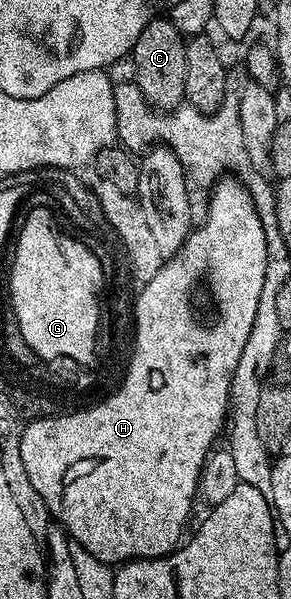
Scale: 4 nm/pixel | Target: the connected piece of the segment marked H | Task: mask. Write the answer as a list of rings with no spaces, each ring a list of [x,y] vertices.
[[[224,177],[218,180],[210,191],[211,200],[207,203],[207,216],[204,217],[203,224],[200,227],[198,224],[187,236],[187,240],[176,249],[174,255],[163,262],[161,269],[157,269],[157,277],[153,277],[153,281],[138,288],[139,293],[135,301],[139,305],[140,344],[139,355],[133,360],[130,381],[107,403],[107,407],[93,409],[91,415],[75,415],[67,418],[67,423],[39,423],[33,430],[27,431],[27,435],[31,437],[27,441],[27,473],[33,489],[41,493],[41,501],[45,501],[52,520],[62,527],[80,548],[108,565],[122,565],[132,559],[162,559],[164,555],[171,554],[180,546],[184,538],[183,526],[191,515],[191,506],[197,503],[199,474],[203,472],[203,462],[216,446],[215,437],[218,433],[220,436],[224,430],[225,420],[229,415],[231,378],[245,347],[245,341],[249,339],[249,333],[253,329],[259,302],[265,298],[263,286],[267,283],[267,263],[269,264],[265,229],[261,229],[261,217],[257,217],[257,209],[245,185],[234,177]]]

